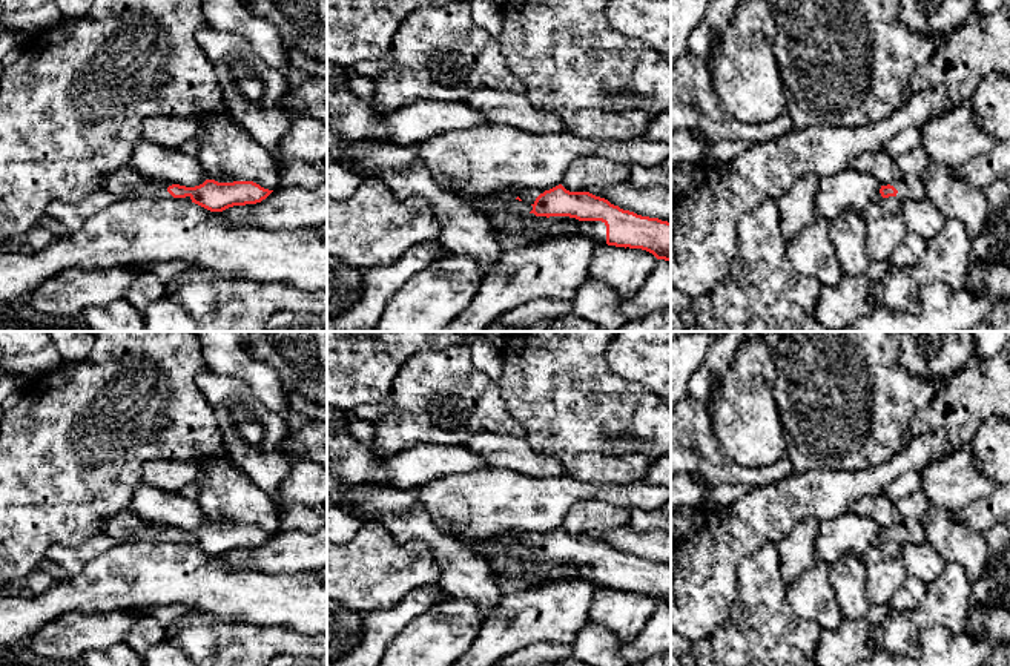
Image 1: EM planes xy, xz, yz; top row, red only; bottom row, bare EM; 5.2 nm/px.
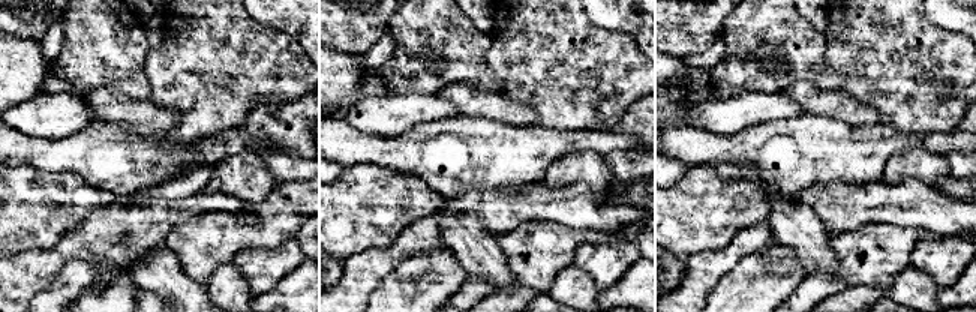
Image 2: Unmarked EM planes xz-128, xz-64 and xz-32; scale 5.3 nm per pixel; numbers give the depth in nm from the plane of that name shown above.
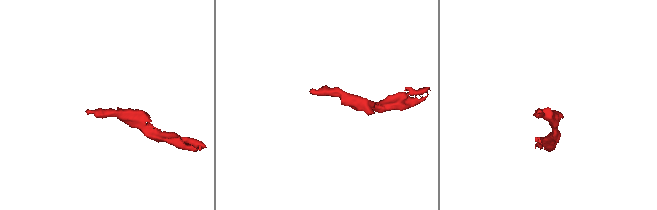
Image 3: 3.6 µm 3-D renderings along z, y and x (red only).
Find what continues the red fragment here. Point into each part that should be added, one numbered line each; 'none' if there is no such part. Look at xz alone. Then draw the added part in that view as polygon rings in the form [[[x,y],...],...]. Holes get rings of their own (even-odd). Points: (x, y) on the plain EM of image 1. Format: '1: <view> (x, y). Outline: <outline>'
1: xz (596, 574). Outline: [[[563,565],[550,572],[566,574],[573,579],[589,582],[597,588],[606,588],[606,569],[602,565]]]

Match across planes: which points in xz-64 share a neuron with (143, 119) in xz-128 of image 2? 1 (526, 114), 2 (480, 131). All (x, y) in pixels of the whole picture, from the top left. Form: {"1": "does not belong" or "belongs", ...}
{"1": "belongs", "2": "does not belong"}

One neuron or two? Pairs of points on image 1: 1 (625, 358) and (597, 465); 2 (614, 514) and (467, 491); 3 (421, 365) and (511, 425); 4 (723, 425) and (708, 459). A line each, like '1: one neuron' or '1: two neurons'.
1: two neurons
2: two neurons
3: one neuron
4: two neurons

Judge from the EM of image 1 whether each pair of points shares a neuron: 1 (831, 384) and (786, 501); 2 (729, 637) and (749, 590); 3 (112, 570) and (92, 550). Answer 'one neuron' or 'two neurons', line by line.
1: two neurons
2: one neuron
3: two neurons

